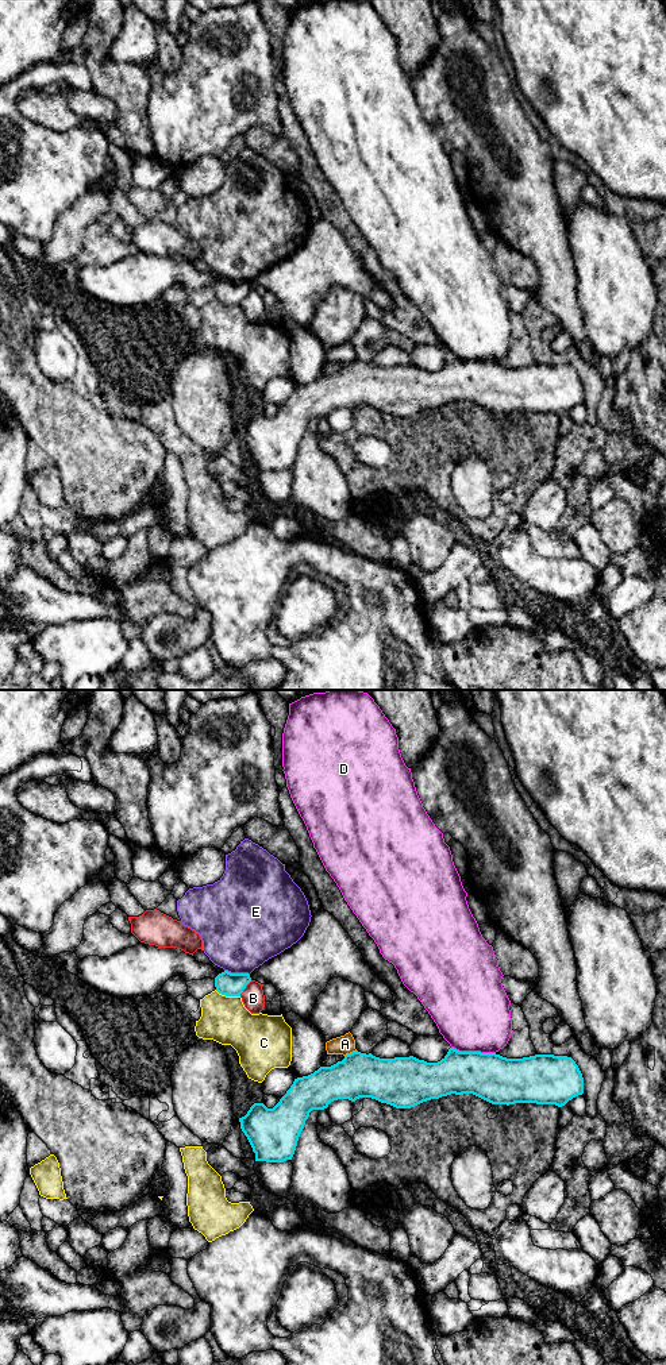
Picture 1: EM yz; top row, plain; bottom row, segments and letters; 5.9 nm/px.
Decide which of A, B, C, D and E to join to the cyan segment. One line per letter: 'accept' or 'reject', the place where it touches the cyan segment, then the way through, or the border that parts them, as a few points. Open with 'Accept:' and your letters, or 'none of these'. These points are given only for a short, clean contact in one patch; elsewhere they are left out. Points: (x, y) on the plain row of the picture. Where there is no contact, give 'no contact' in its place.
Accept: none of these
A: reject | yz (350, 362) | along yz (355, 358), (345, 365)
B: reject | yz (245, 296) | along yz (251, 289), (239, 304)
C: reject | yz (227, 304)
D: reject | yz (473, 361)
E: reject | yz (237, 282) | along yz (224, 278), (249, 284)

